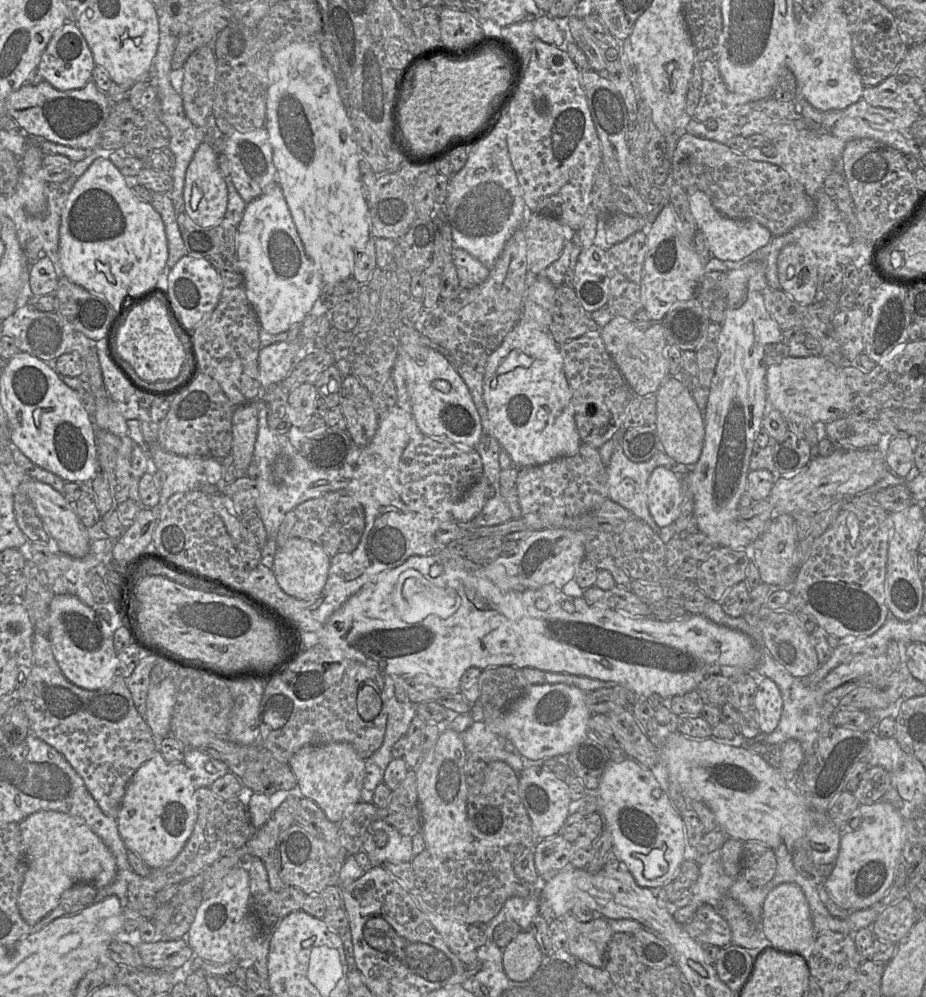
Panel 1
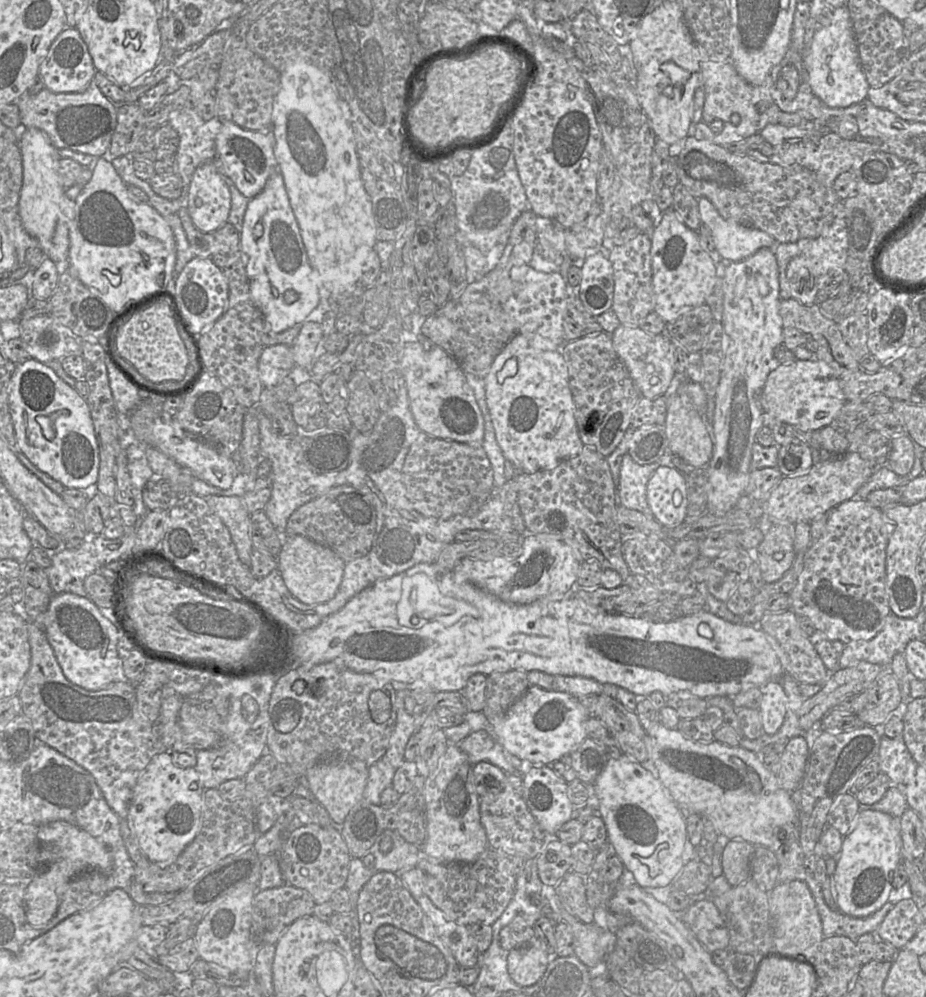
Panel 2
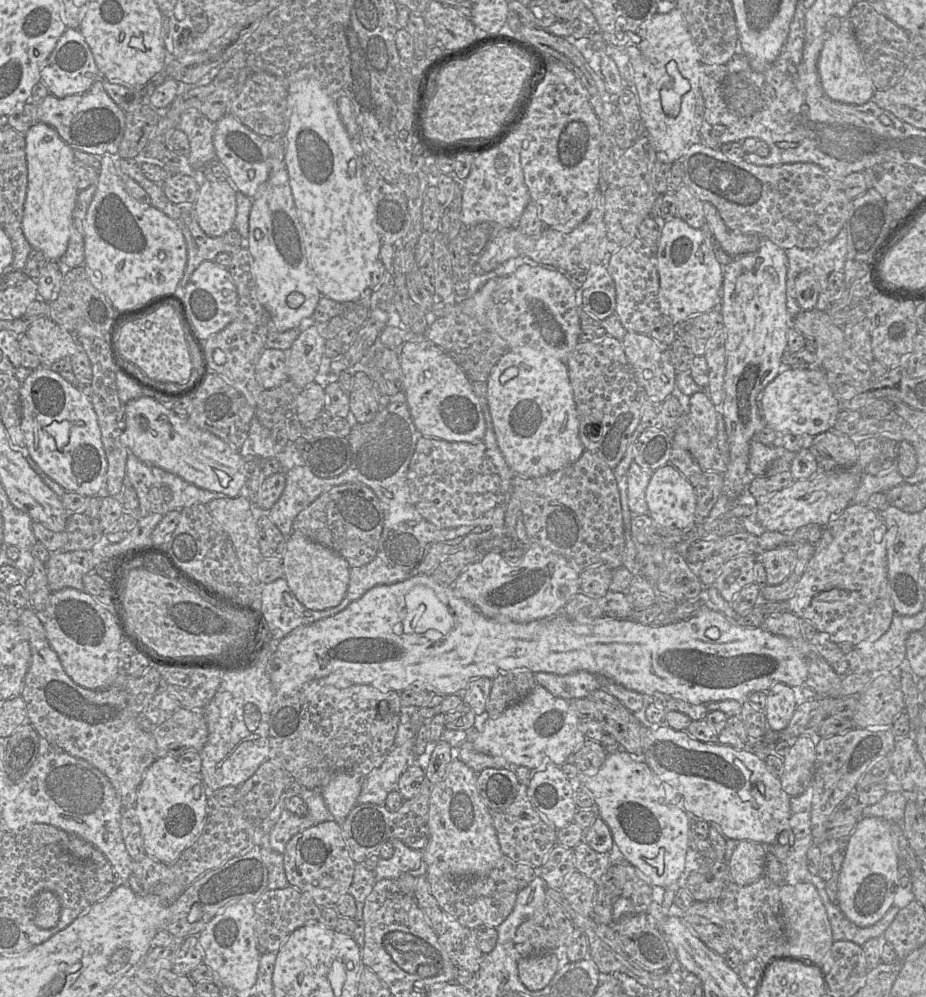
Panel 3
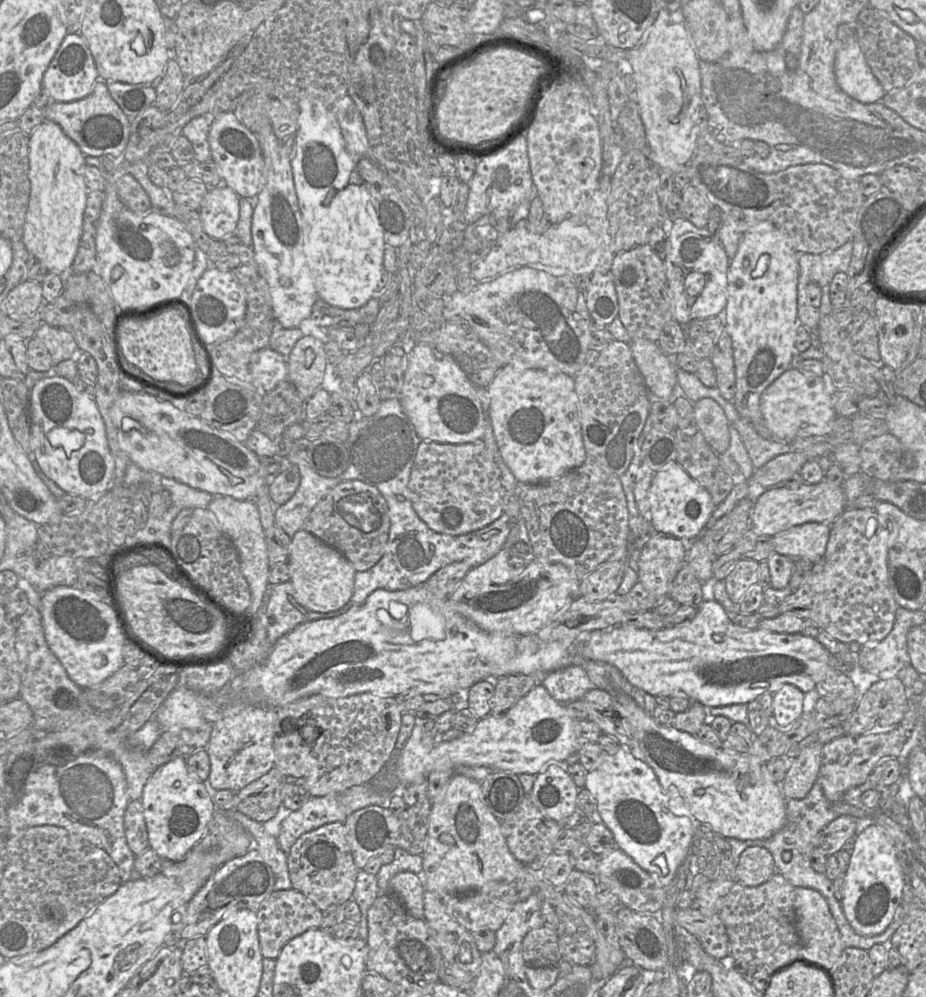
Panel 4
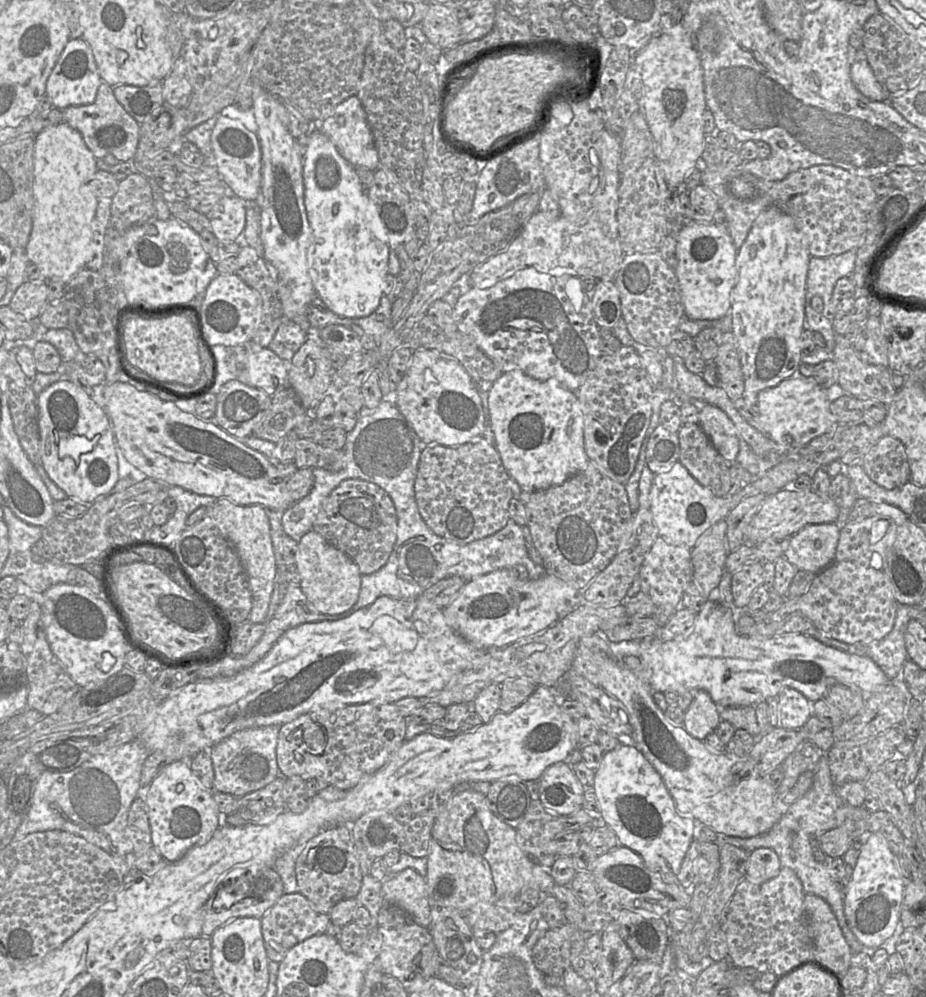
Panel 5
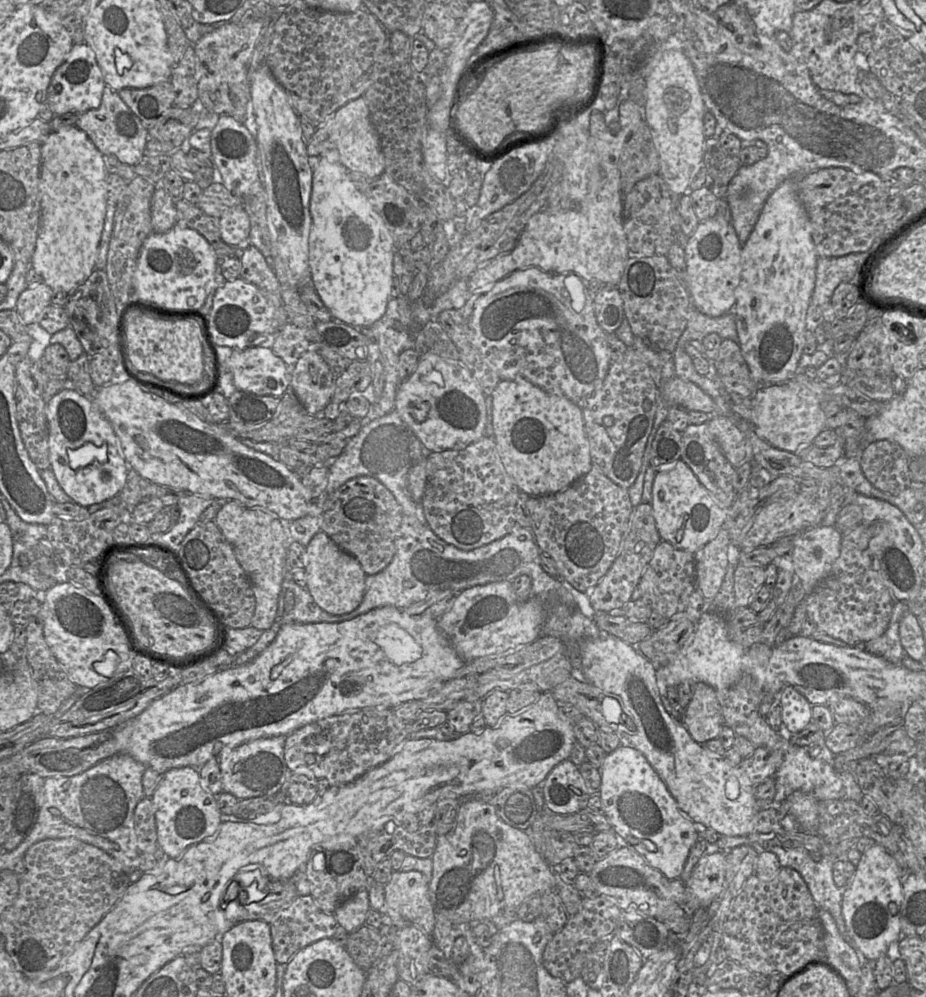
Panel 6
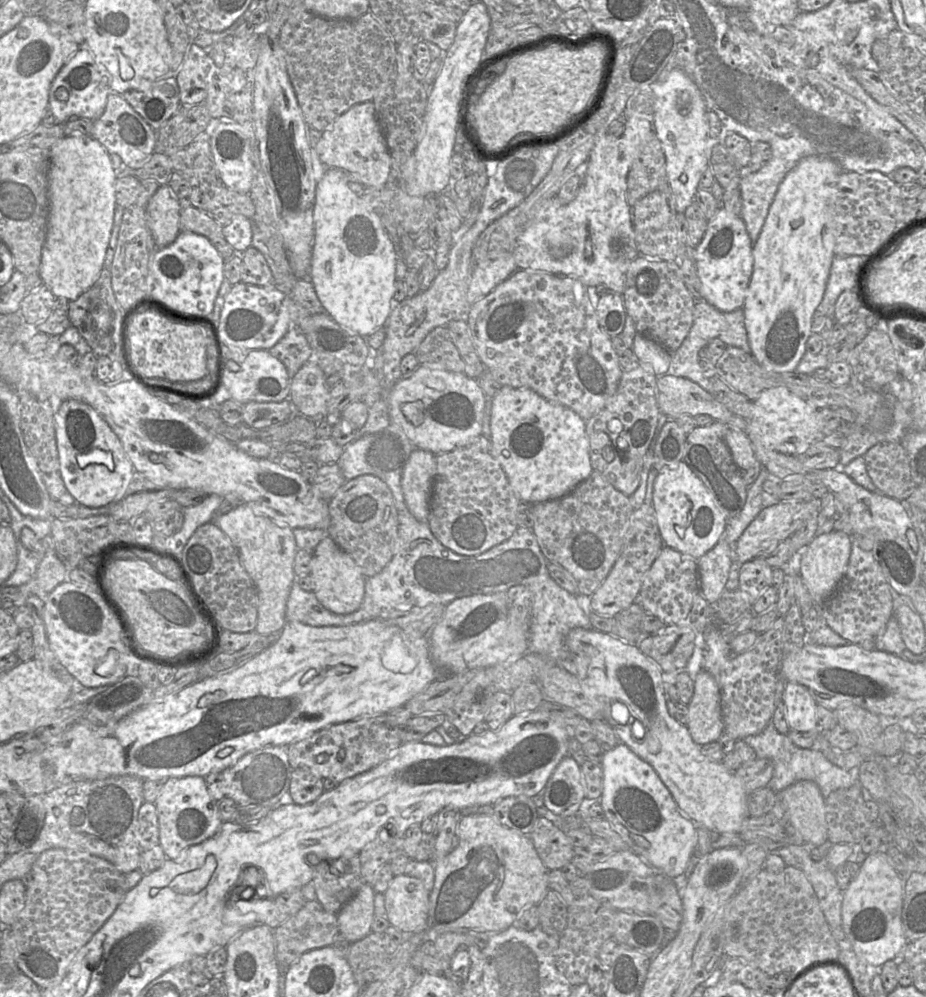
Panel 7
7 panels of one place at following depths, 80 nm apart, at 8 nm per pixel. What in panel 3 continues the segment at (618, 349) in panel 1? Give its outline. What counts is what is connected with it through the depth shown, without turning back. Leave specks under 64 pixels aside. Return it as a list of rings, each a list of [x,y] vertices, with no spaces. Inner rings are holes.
[[[627,332],[622,341],[627,361],[645,397],[663,402],[676,385],[670,347],[648,334]]]

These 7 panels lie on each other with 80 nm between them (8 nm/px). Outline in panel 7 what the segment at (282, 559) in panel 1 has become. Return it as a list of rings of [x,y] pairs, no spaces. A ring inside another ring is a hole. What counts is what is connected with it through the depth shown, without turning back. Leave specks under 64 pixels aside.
[[[326,536],[317,545],[310,564],[309,576],[314,581],[313,593],[327,610],[335,614],[351,614],[360,608],[365,595],[366,577],[354,559],[343,551],[330,536]]]

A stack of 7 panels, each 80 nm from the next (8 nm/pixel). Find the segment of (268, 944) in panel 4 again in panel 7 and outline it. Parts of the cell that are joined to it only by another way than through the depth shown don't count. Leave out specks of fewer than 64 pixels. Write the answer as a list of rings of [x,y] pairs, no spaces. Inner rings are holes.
[[[317,900],[306,901],[295,915],[273,929],[278,965],[285,968],[290,967],[305,952],[331,946],[338,934],[337,914],[327,912]]]

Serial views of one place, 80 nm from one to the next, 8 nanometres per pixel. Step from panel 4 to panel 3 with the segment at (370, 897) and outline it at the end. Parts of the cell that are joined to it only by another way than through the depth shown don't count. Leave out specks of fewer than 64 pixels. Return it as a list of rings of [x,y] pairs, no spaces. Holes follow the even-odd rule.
[[[356,864],[352,883],[349,887],[348,894],[351,895],[356,904],[356,915],[354,917],[355,931],[353,939],[362,948],[364,945],[364,920],[363,907],[367,896],[371,893],[376,883],[376,876],[373,871],[365,869],[362,864]]]

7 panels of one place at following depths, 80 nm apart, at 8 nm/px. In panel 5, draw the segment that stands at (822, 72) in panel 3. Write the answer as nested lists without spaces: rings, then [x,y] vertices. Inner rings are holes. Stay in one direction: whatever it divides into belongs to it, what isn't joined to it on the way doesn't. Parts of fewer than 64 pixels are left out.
[[[857,50],[856,59],[850,66],[850,75],[856,88],[870,100],[888,102],[892,96],[887,94],[884,87],[876,79],[863,50]]]

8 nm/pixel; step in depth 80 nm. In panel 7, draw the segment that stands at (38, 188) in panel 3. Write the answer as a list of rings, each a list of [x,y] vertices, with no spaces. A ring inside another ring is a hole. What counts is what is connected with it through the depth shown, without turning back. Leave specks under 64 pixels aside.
[[[65,135],[49,152],[49,218],[39,275],[55,297],[73,301],[96,283],[104,268],[117,205],[117,176],[109,152],[90,135]]]

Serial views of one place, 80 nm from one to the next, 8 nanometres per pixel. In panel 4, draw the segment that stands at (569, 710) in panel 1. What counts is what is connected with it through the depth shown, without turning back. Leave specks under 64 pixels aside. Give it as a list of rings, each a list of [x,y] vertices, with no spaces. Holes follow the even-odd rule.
[[[540,683],[506,712],[500,715],[489,714],[487,717],[479,719],[472,731],[464,733],[452,741],[436,742],[427,735],[418,720],[410,739],[401,752],[396,753],[387,767],[393,767],[395,779],[399,782],[400,788],[401,785],[427,782],[427,776],[434,770],[456,771],[461,766],[484,766],[494,770],[512,772],[516,775],[523,773],[537,775],[549,763],[563,763],[570,754],[578,751],[580,741],[577,721],[580,720],[574,719],[565,705],[555,700]]]

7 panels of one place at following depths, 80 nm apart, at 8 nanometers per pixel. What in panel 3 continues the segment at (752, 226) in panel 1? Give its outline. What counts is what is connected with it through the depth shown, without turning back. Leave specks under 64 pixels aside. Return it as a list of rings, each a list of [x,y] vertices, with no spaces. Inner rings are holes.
[[[705,202],[703,213],[715,241],[732,258],[754,252],[759,248],[762,237],[737,233],[729,229],[713,205]]]

